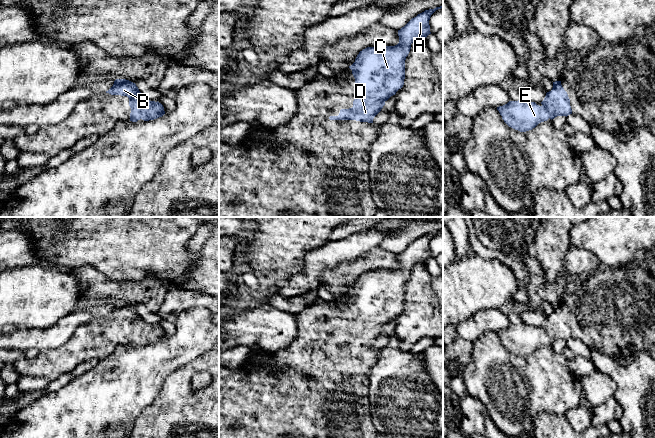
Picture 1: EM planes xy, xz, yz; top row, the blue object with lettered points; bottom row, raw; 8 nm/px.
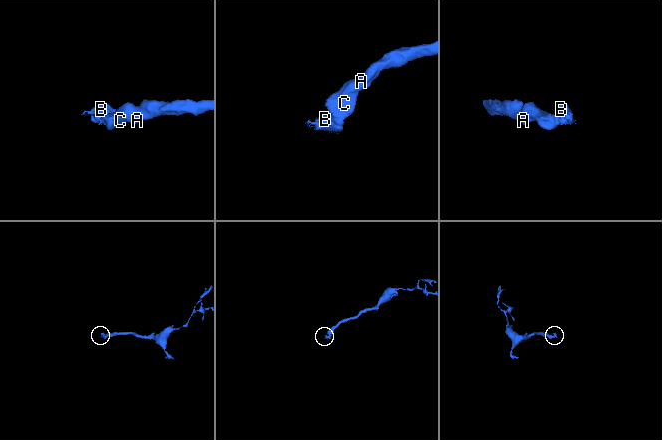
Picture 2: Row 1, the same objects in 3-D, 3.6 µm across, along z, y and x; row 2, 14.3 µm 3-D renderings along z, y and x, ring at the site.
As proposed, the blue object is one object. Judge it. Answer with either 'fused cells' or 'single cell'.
single cell

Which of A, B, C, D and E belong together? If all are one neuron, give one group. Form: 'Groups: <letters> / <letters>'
Groups: A B C D E

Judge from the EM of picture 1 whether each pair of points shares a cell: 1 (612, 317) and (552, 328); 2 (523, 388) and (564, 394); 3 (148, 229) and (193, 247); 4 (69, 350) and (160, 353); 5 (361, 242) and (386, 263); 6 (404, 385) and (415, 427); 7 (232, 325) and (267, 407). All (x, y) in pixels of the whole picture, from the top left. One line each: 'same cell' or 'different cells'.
1: same cell
2: same cell
3: different cells
4: different cells
5: different cells
6: same cell
7: different cells

